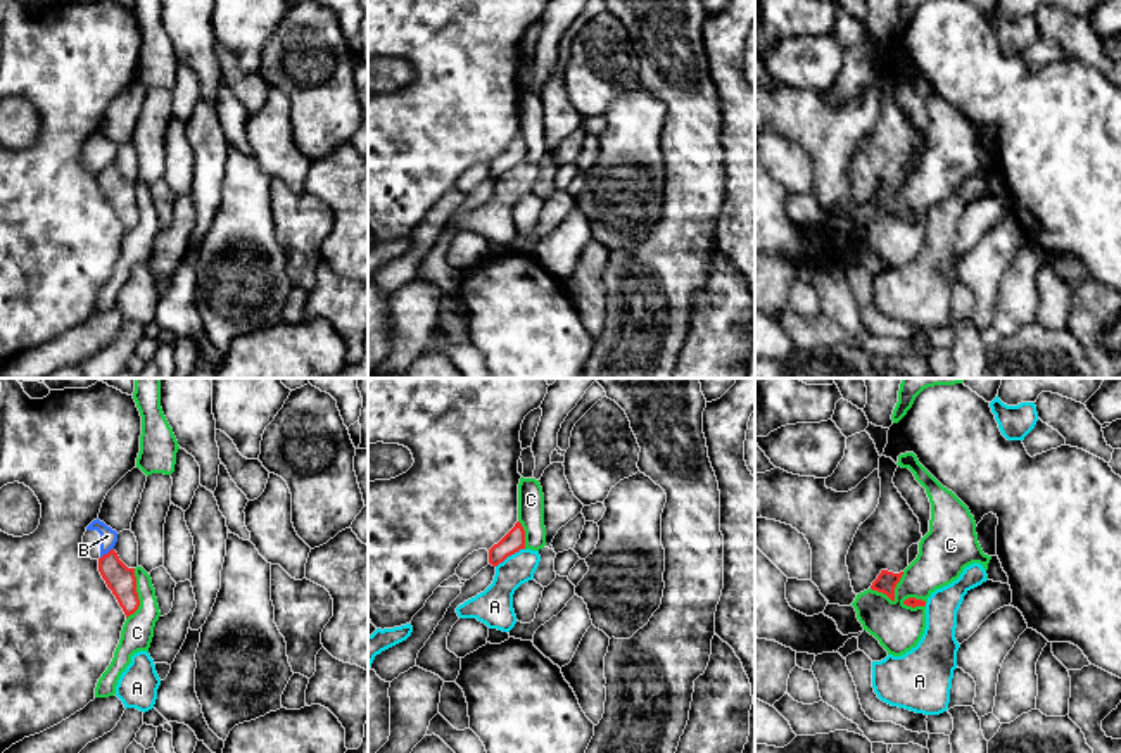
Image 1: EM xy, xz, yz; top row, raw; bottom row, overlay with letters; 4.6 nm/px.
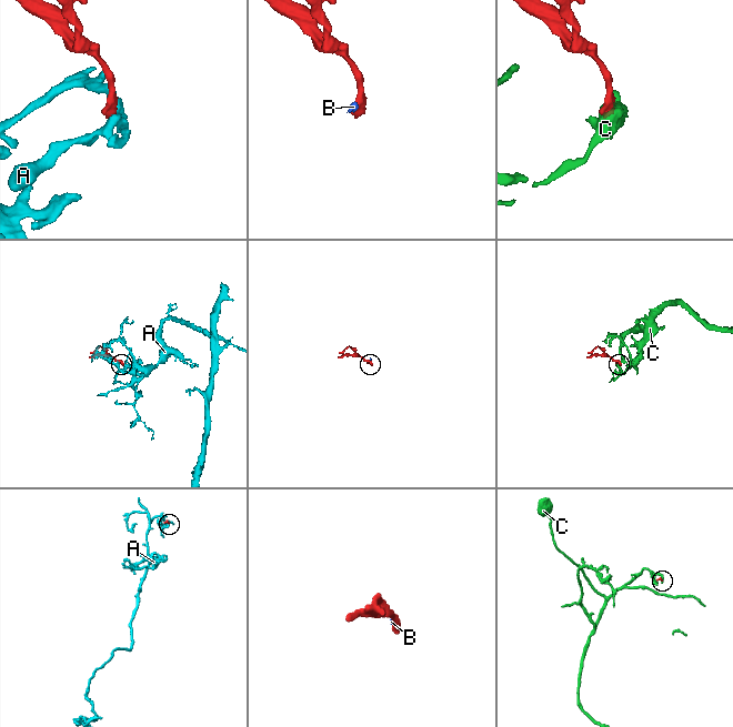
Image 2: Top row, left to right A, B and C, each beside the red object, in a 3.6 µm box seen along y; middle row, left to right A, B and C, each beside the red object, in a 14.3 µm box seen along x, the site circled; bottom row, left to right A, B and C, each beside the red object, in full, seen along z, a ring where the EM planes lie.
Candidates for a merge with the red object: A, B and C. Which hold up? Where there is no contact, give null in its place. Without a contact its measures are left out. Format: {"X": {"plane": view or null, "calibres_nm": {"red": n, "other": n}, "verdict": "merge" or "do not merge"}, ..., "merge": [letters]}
{"A": {"plane": "xz", "calibres_nm": {"red": 100, "other": 170}, "verdict": "do not merge"}, "B": {"plane": "xy", "calibres_nm": {"red": 140, "other": 80}, "verdict": "do not merge"}, "C": {"plane": "xy", "calibres_nm": {"red": 140, "other": 150}, "verdict": "do not merge"}, "merge": []}

